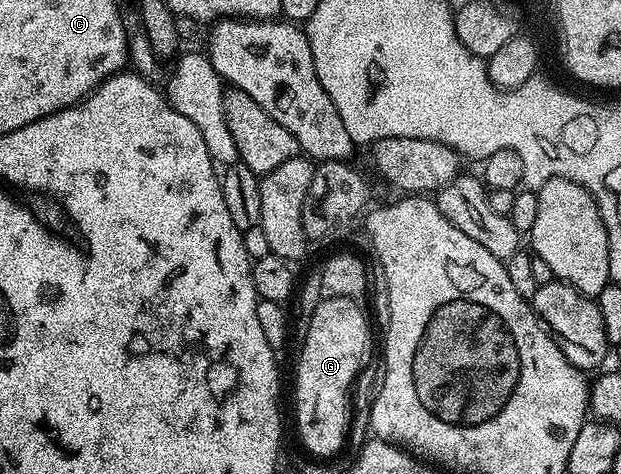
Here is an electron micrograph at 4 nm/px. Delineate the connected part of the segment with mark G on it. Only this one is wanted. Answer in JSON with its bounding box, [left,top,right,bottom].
[294,297,374,457]

